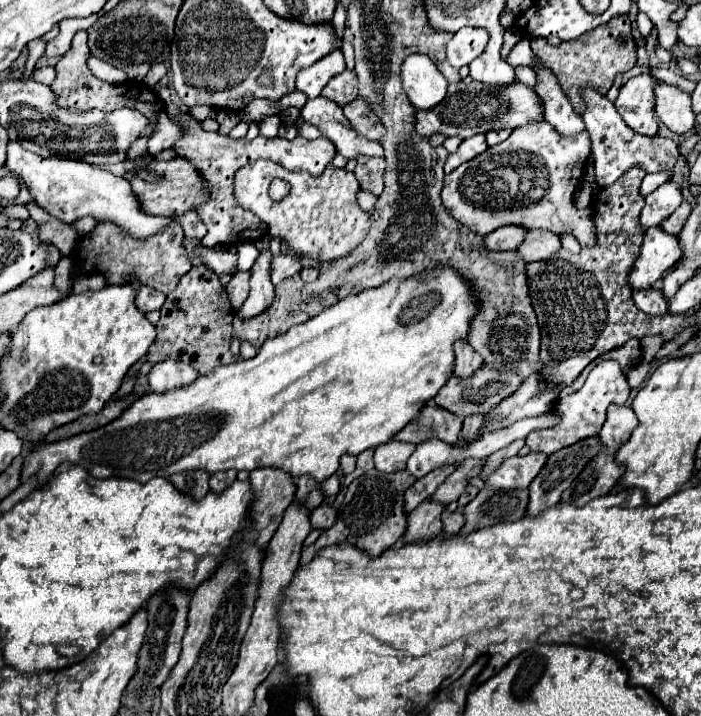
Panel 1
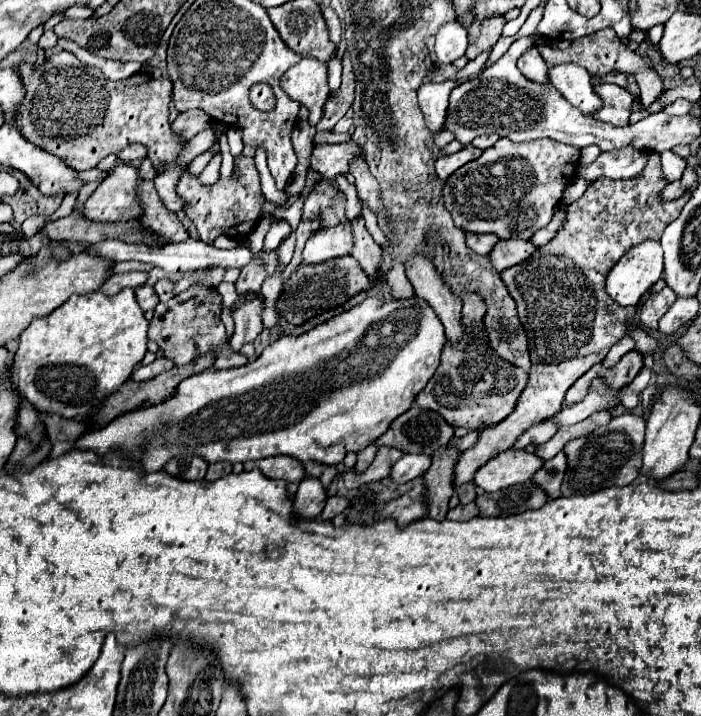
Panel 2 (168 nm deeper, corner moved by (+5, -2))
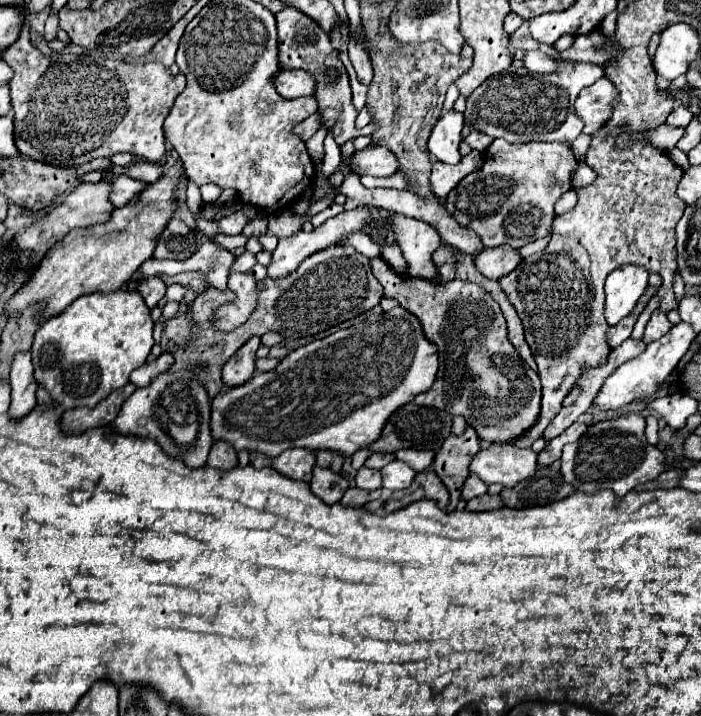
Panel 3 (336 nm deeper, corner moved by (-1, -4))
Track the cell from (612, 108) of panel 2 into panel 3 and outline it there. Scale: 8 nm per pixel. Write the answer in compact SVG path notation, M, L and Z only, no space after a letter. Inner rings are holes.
M605 76L581 90L579 98L575 100L575 112L585 122L585 134L595 134L595 130L601 130L601 126L611 120L615 98L619 98L615 84Z

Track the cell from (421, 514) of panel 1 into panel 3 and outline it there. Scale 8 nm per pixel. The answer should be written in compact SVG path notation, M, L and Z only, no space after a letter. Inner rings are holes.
M467 428L461 436L451 434L447 442L443 442L441 450L433 458L433 468L439 480L443 480L445 488L449 490L449 504L447 512L453 512L459 496L461 496L461 486L469 476L469 464L471 458L481 450L477 442L475 430Z

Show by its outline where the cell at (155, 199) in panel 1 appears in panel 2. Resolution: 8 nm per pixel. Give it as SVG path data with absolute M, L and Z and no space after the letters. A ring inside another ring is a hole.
M119 164L79 208L91 222L127 222L141 214L135 186L141 182L135 166Z

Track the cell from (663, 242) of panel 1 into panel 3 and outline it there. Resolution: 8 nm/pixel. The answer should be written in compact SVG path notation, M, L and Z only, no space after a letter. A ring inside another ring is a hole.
M635 264L621 266L607 276L605 318L609 326L617 324L635 308L637 300L647 288L647 280L649 280L649 270L643 266L635 266Z

